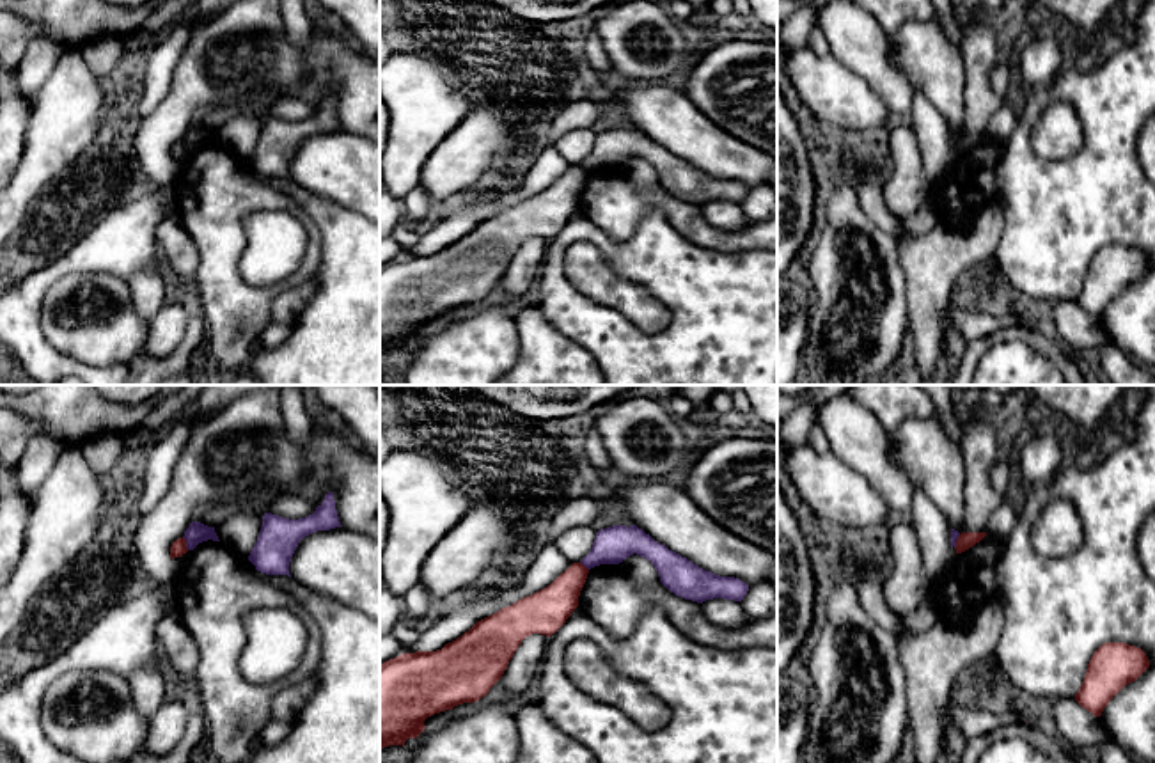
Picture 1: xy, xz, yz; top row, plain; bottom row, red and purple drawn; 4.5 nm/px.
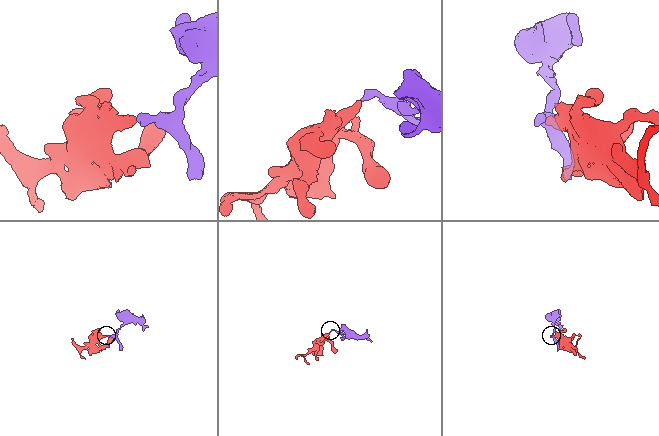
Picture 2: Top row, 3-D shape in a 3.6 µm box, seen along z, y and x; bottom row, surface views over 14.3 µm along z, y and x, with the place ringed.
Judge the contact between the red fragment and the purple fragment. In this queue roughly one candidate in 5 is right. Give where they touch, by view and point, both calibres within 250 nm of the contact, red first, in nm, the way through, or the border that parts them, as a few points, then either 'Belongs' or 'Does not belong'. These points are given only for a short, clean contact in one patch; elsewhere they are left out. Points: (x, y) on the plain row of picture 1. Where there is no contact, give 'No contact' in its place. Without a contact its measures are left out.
Touches red at xy (185, 146). Thickness 70 nm (red) against 90 nm. Boundary: xy (183, 139), (188, 151). Does not belong

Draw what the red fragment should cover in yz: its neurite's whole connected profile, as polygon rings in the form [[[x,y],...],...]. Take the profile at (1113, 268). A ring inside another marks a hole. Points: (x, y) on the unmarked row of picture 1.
[[[1105,245],[1093,256],[1075,303],[1100,319],[1109,303],[1148,270],[1150,263],[1141,250],[1125,245]]]

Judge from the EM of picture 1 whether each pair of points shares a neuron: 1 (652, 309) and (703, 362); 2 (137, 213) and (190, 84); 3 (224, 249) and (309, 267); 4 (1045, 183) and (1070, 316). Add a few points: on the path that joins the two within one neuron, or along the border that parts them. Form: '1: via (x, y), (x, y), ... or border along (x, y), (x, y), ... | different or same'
1: border along (671, 311), (660, 330), (641, 330), (627, 318) | different
2: border along (155, 185), (171, 188) | different
3: via (231, 275), (245, 290), (274, 290), (282, 286) | same
4: border along (1074, 298), (1052, 302) | different

